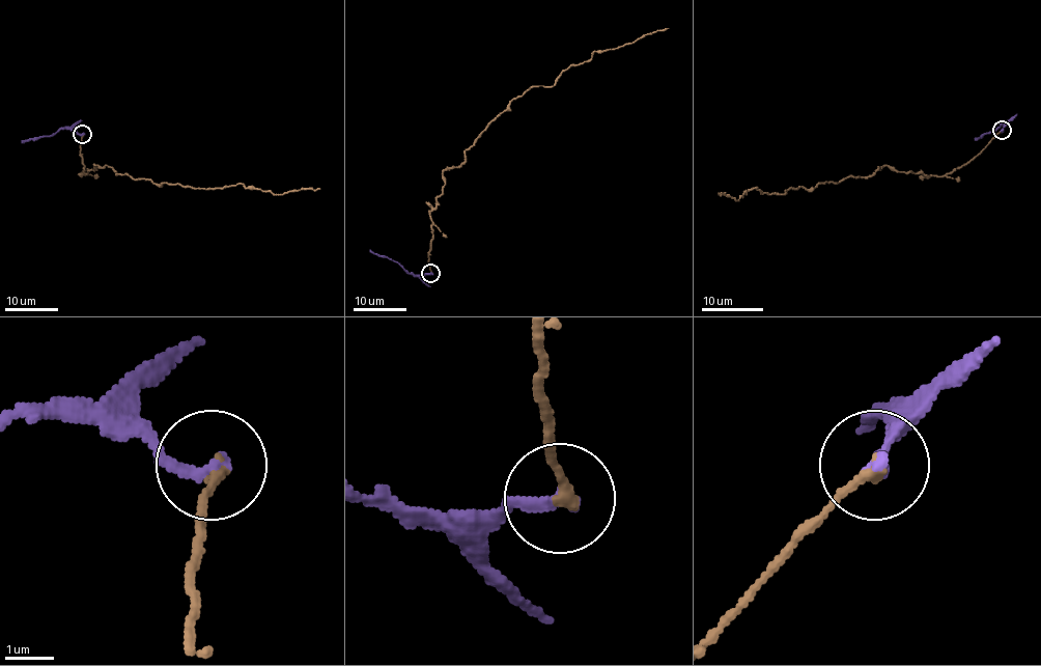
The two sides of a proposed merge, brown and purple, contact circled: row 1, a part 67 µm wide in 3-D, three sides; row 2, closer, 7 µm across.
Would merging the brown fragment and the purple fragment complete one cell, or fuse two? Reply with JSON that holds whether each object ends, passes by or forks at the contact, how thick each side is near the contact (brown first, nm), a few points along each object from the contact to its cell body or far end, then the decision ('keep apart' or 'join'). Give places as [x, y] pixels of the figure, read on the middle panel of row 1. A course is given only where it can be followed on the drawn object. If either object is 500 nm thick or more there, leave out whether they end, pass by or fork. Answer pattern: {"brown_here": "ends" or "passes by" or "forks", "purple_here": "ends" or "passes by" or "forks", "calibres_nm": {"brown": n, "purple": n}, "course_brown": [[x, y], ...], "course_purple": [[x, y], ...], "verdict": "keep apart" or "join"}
{"brown_here": "ends", "purple_here": "ends", "calibres_nm": {"brown": 240, "purple": 280}, "course_brown": [[431, 273], [429, 212], [443, 172], [463, 160], [485, 127], [527, 90], [553, 86], [595, 52], [668, 28]], "course_purple": [[431, 273], [408, 273], [399, 265], [370, 250]], "verdict": "keep apart"}

